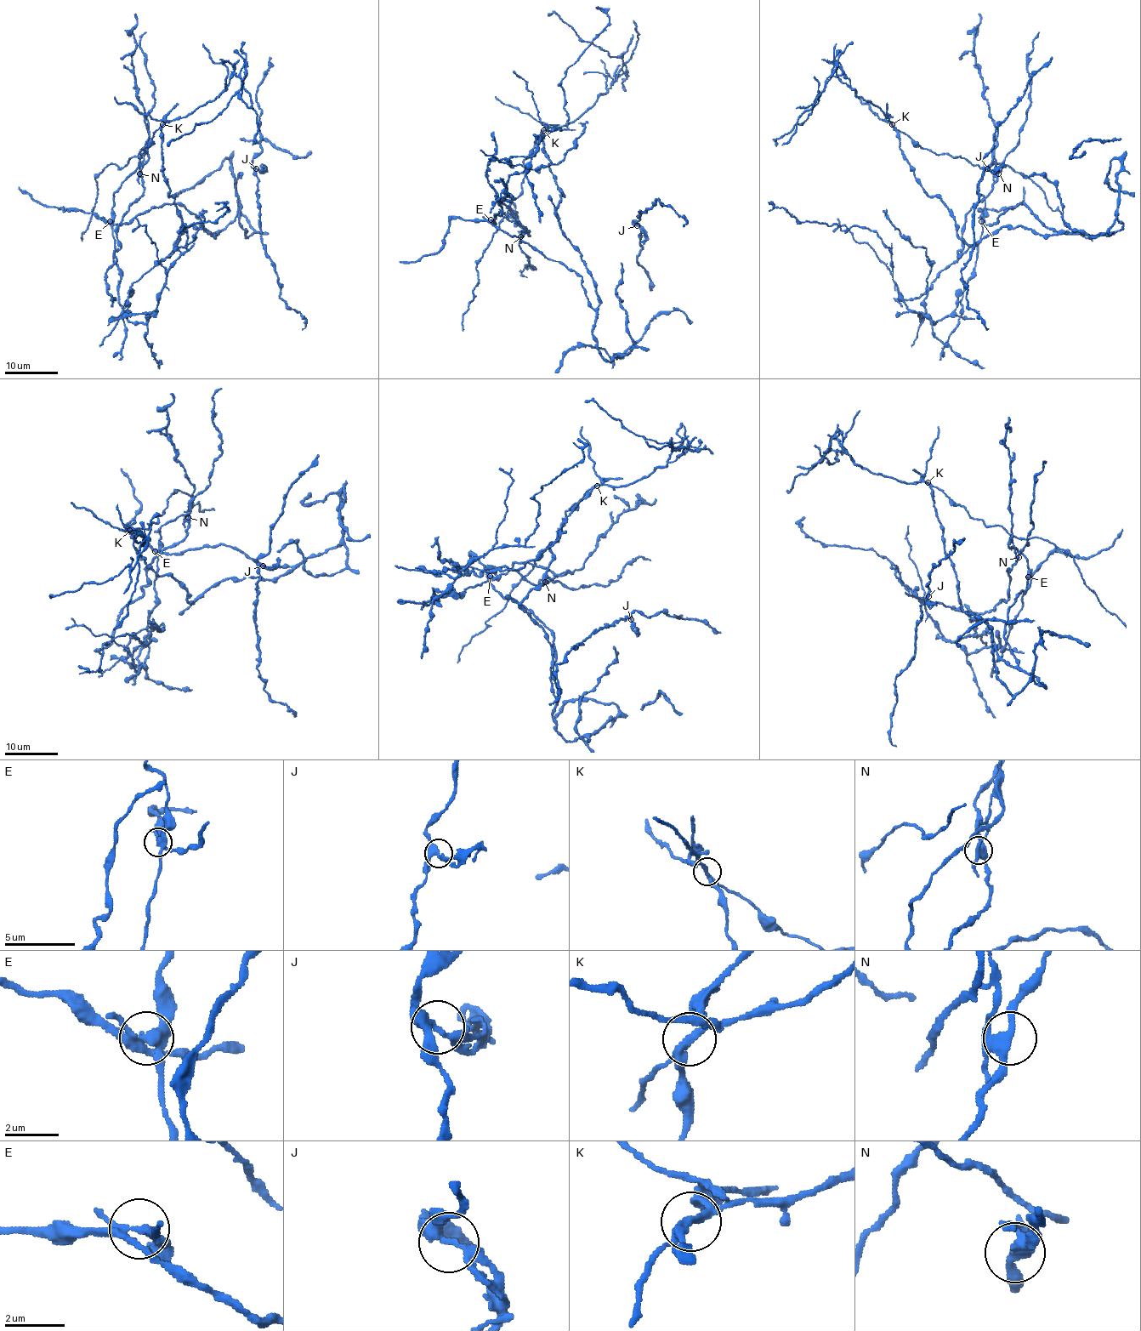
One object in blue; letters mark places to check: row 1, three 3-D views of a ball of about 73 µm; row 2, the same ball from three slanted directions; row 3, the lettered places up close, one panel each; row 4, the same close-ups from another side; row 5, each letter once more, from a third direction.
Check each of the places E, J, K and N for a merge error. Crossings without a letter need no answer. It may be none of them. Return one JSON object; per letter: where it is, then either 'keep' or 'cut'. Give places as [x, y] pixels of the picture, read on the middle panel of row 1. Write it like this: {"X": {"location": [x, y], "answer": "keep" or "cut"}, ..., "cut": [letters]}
{"E": {"location": [491, 219], "answer": "cut"}, "J": {"location": [637, 225], "answer": "keep"}, "K": {"location": [543, 130], "answer": "cut"}, "N": {"location": [520, 236], "answer": "keep"}, "cut": ["E", "K"]}

